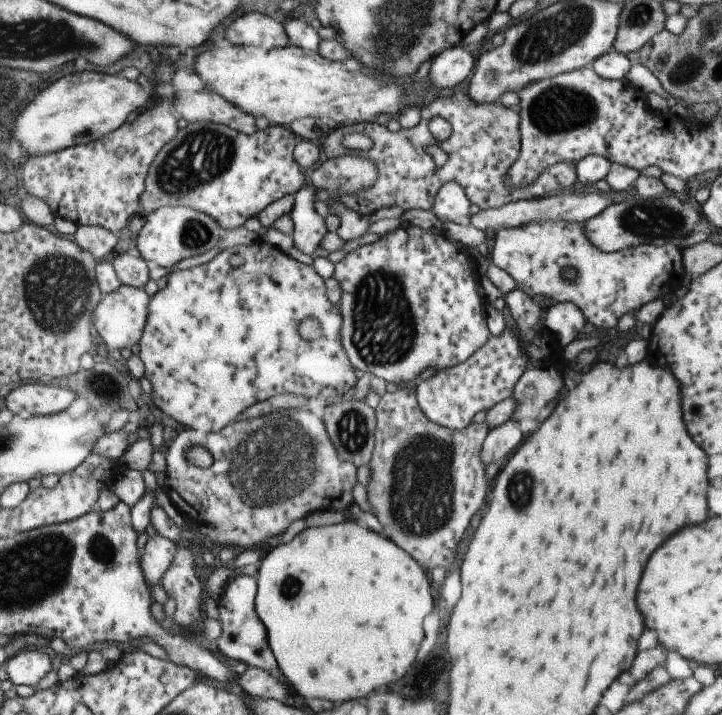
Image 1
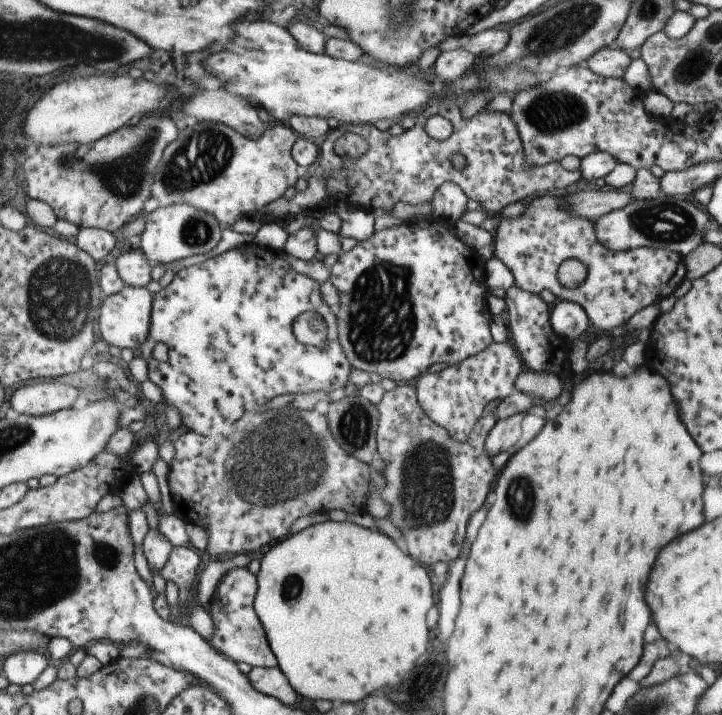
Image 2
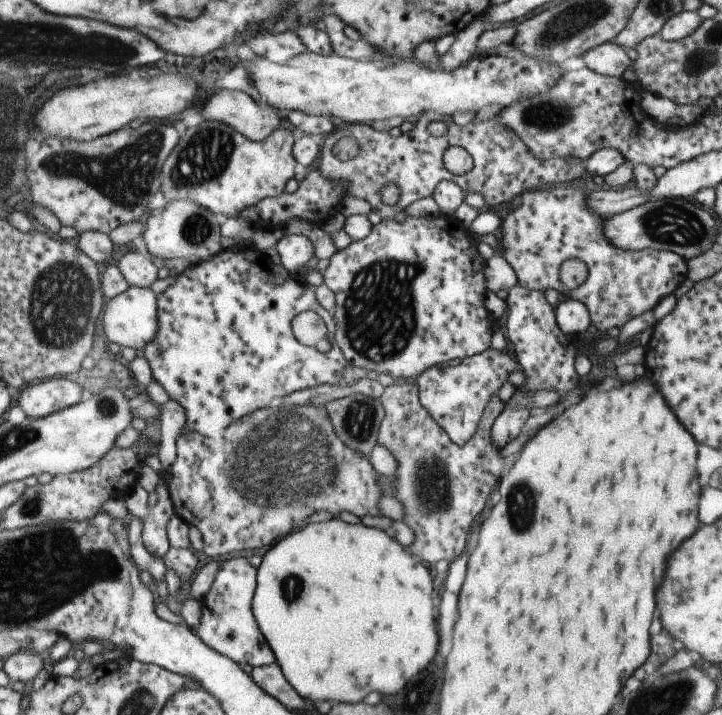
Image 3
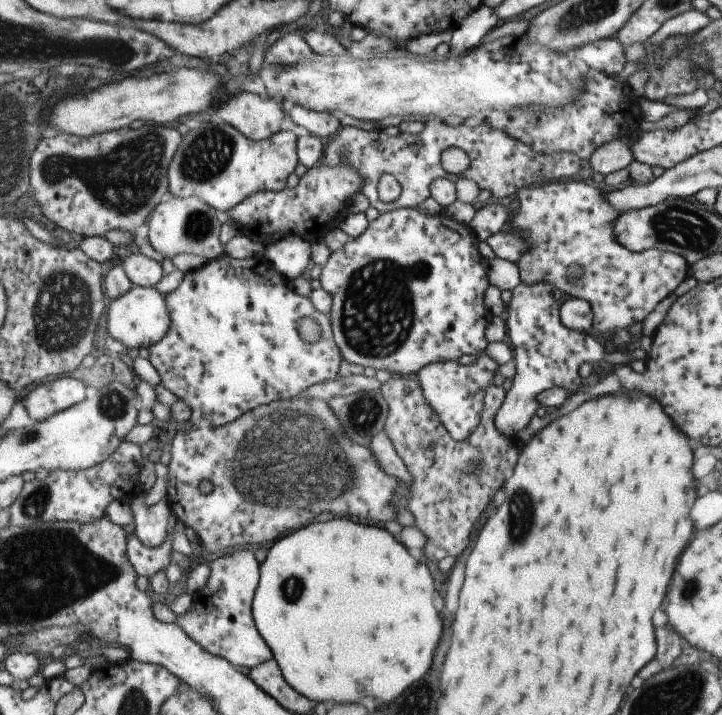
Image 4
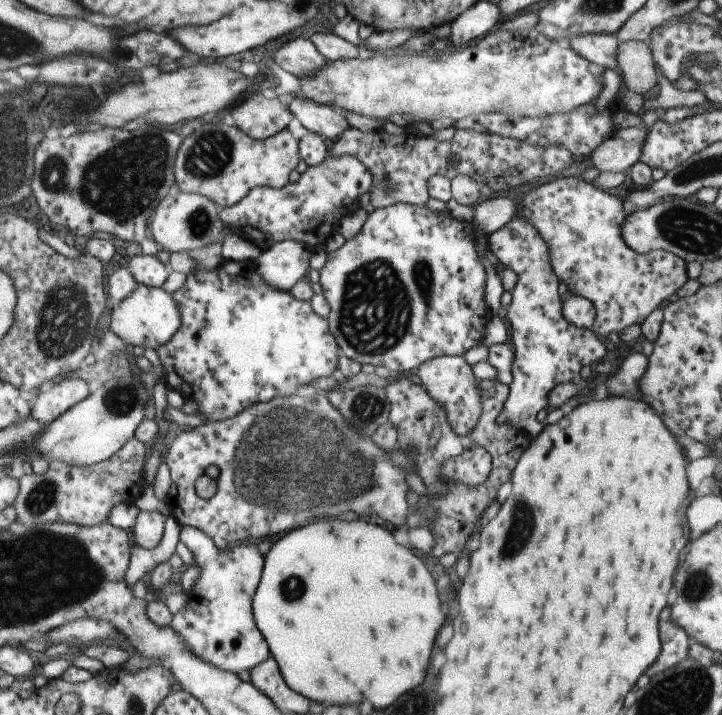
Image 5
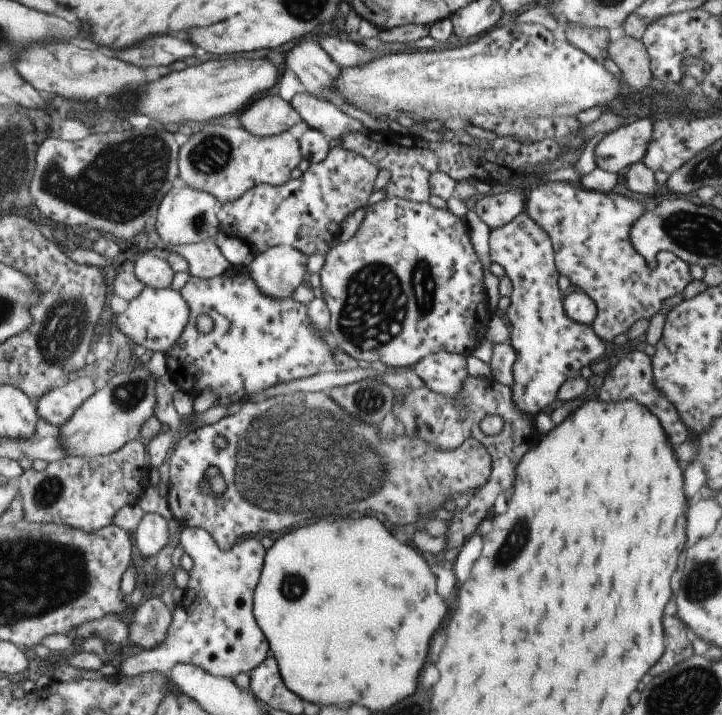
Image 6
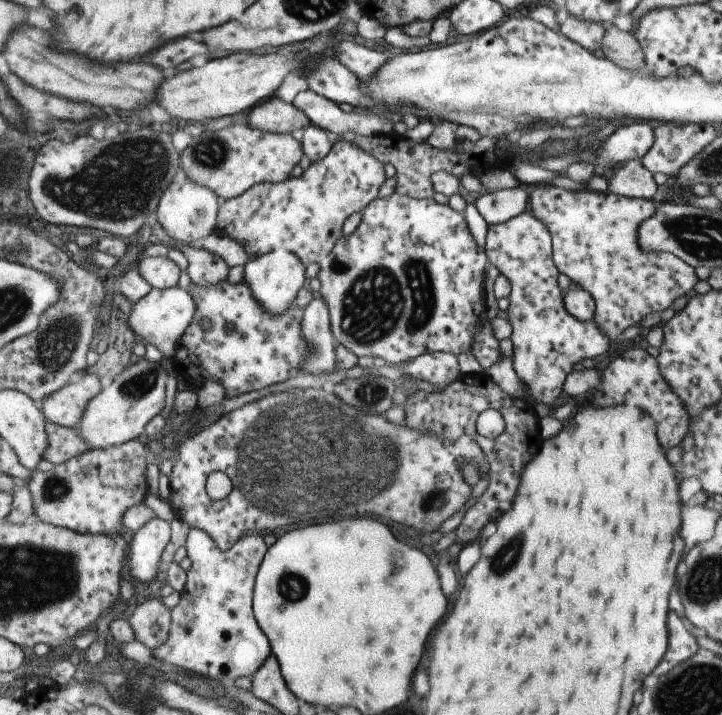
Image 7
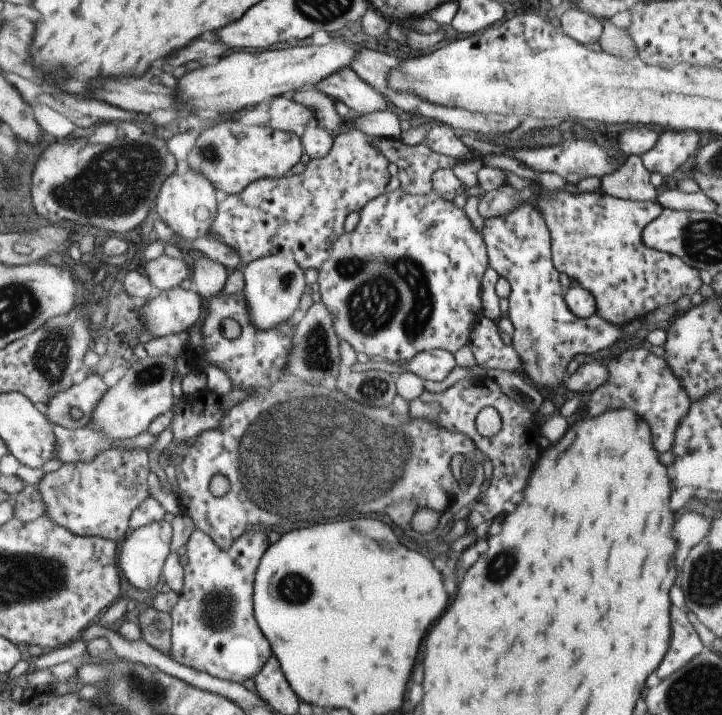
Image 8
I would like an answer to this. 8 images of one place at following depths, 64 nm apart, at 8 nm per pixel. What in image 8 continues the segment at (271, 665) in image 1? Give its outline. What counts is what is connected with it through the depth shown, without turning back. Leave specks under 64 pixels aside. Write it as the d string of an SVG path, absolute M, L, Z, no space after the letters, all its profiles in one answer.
M193 529L186 542L186 555L188 558L187 564L183 569L183 584L181 590L178 592L178 600L176 604L171 608L170 614L170 649L166 654L171 660L174 660L180 665L192 668L193 670L208 674L216 679L231 681L234 683L242 684L247 678L253 678L267 658L272 654L267 639L263 636L263 633L259 630L256 620L252 611L252 582L254 581L254 574L259 564L260 558L264 553L264 550L269 546L266 540L266 534L263 530L251 531L249 533L242 534L235 539L227 549L220 549L204 532L199 529Z

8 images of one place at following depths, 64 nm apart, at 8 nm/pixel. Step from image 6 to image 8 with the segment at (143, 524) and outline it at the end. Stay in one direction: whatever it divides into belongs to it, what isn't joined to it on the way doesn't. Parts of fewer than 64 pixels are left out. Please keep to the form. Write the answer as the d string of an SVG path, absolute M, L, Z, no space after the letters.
M153 521L129 531L119 543L117 561L123 576L135 588L153 588L160 577L160 568L169 554L171 526L168 522Z

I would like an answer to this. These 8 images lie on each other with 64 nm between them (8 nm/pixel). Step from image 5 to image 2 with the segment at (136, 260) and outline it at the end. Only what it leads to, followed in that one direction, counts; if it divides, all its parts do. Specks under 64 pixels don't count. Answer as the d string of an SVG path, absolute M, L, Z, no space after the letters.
M139 250L119 255L113 264L124 285L145 287L151 280L151 264Z

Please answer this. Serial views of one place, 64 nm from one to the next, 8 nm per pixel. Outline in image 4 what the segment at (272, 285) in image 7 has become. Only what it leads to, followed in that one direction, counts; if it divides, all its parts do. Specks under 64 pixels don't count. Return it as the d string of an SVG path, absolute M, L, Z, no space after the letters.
M295 234L270 241L261 255L288 285L298 276L305 276L310 267L310 243Z

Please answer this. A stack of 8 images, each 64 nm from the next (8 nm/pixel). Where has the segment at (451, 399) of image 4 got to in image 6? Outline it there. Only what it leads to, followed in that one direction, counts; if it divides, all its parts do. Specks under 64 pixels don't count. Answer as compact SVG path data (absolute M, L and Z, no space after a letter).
M438 352L420 358L411 368L421 378L425 387L433 394L455 399L464 388L469 375L465 371L465 356L455 353Z

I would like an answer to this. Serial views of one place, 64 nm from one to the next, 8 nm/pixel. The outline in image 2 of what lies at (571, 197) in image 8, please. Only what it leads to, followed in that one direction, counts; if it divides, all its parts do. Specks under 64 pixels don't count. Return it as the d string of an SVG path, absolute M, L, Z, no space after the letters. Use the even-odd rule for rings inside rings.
M555 192L551 196L543 196L532 199L526 205L528 208L516 219L499 220L497 228L493 232L491 242L492 256L497 258L514 278L514 286L528 293L538 295L547 290L555 296L556 300L569 301L581 306L585 311L588 322L599 330L611 330L623 322L627 322L635 312L639 312L645 306L658 303L661 298L669 294L679 286L686 278L686 270L683 256L672 250L639 247L626 251L610 251L603 248L595 238L592 221L579 217L570 217L558 206L558 200L566 193ZM574 258L585 266L586 274L581 284L576 288L563 287L557 281L557 268L563 260Z

